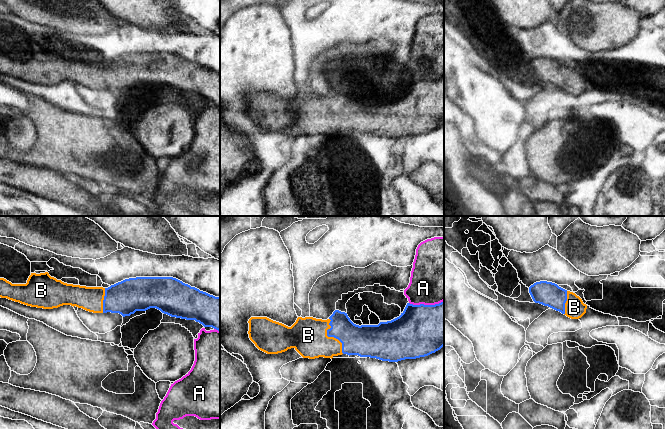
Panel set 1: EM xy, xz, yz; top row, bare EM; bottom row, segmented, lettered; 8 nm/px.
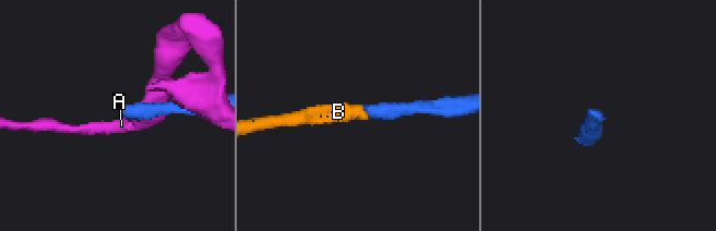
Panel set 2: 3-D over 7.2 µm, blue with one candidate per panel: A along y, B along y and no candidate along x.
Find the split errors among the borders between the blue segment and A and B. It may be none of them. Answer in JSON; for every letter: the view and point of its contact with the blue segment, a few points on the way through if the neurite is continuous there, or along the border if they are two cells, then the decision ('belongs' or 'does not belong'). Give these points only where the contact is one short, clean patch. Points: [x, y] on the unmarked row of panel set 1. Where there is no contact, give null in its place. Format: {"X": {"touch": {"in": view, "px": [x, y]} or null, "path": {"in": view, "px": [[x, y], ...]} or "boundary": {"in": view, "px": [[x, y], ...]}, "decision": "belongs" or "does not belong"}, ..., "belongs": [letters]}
{"A": {"touch": {"in": "xz", "px": [426, 81]}, "decision": "does not belong"}, "B": {"touch": {"in": "xz", "px": [331, 112]}, "decision": "belongs"}, "belongs": ["B"]}

